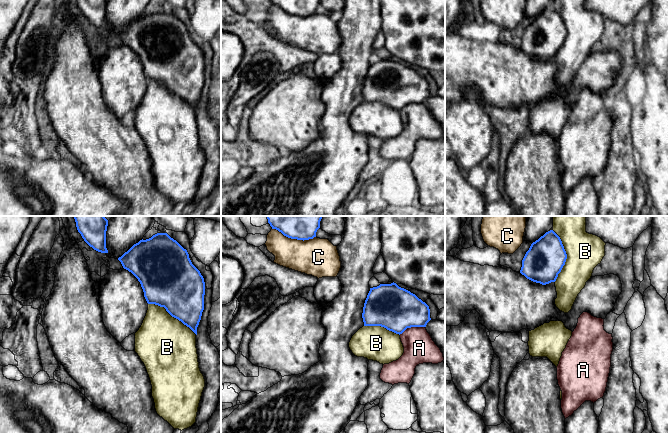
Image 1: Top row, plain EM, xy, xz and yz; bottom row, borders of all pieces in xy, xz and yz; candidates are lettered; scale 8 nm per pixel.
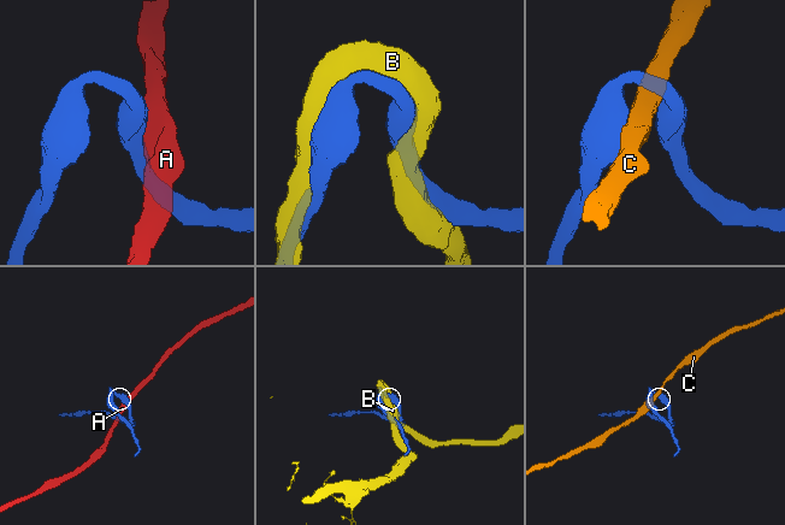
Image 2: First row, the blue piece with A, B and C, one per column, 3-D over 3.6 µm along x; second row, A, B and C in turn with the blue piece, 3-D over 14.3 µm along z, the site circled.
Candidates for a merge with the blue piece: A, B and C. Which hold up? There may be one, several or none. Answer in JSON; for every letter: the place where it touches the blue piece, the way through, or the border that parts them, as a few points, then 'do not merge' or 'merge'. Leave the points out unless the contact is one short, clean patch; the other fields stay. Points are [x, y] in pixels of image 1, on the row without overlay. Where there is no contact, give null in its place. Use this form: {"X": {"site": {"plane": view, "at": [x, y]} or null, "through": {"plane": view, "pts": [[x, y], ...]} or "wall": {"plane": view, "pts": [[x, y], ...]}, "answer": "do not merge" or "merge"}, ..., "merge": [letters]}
{"A": {"site": {"plane": "xz", "at": [411, 102]}, "answer": "do not merge"}, "B": {"site": {"plane": "yz", "at": [566, 32]}, "answer": "merge"}, "C": {"site": {"plane": "xz", "at": [294, 14]}, "answer": "do not merge"}, "merge": ["B"]}

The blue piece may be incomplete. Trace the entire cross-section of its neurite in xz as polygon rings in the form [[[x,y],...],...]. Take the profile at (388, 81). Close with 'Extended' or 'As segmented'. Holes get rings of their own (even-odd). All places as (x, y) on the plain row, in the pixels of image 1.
[[[396,59],[380,60],[370,64],[364,79],[362,94],[364,102],[351,114],[349,124],[357,133],[389,140],[404,129],[400,111],[411,103],[426,103],[431,96],[429,82],[410,67]]]. Extended

